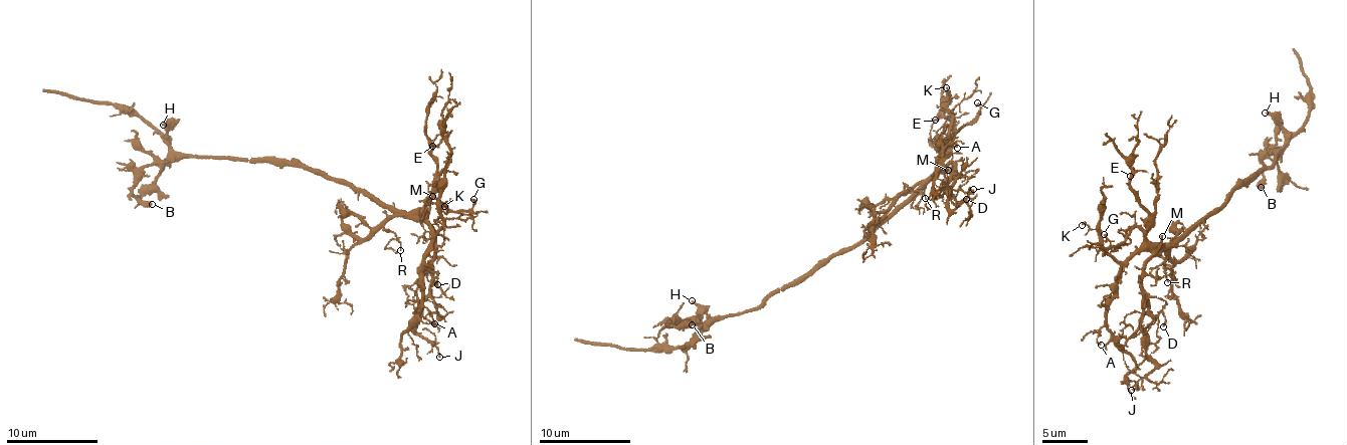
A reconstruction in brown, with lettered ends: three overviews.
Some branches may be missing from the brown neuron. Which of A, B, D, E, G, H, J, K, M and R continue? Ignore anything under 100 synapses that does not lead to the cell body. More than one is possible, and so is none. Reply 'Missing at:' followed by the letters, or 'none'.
Missing at: M

